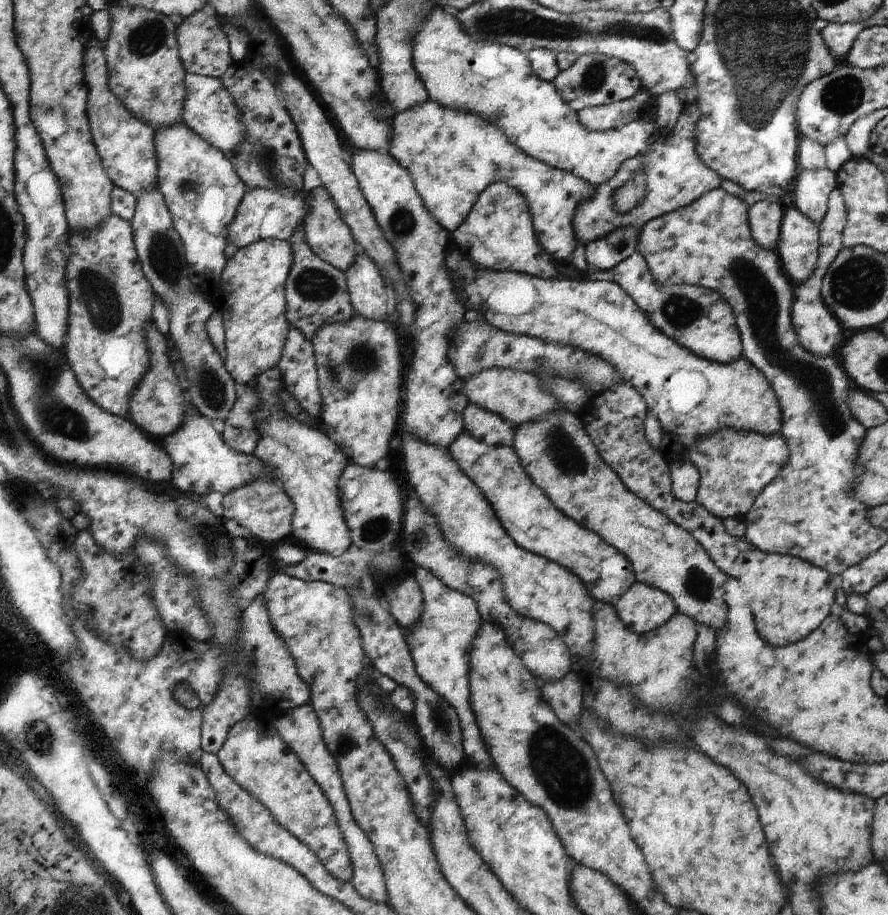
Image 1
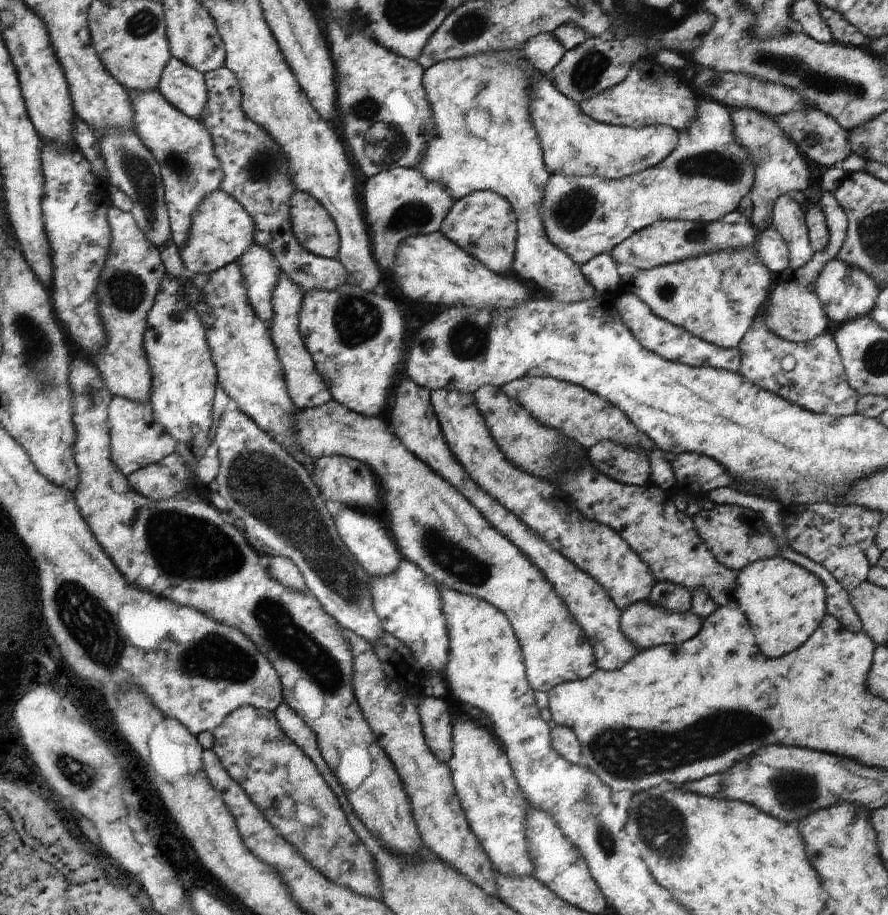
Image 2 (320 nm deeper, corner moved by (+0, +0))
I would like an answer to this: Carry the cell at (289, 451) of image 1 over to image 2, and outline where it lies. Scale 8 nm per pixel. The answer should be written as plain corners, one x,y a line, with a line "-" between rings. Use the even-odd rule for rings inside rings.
233,261
207,275
205,284
199,289
199,300
203,300
203,310
199,306
199,322
204,328
211,360
216,370
216,384
234,402
241,413
246,414
264,433
277,441
293,458
310,470
311,460
296,445
294,430
291,427
291,413
294,404
287,394
281,363
277,358
275,347
271,342
270,332
260,318
253,312
247,300
246,288
240,273
238,262

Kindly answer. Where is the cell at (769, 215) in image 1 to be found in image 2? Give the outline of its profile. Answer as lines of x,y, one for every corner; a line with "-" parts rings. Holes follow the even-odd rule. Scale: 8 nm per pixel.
772,227
756,236
755,251
760,261
773,274
785,271
789,266
788,250
781,235

